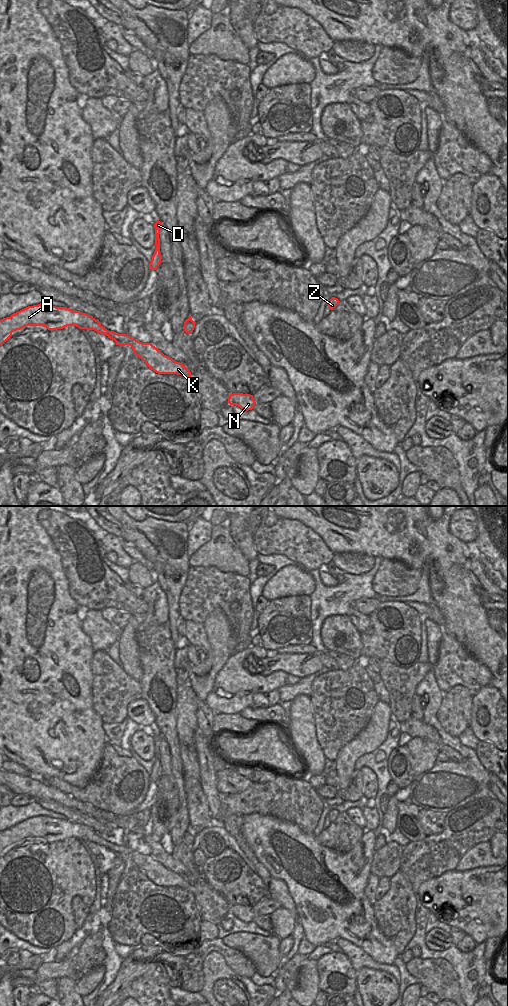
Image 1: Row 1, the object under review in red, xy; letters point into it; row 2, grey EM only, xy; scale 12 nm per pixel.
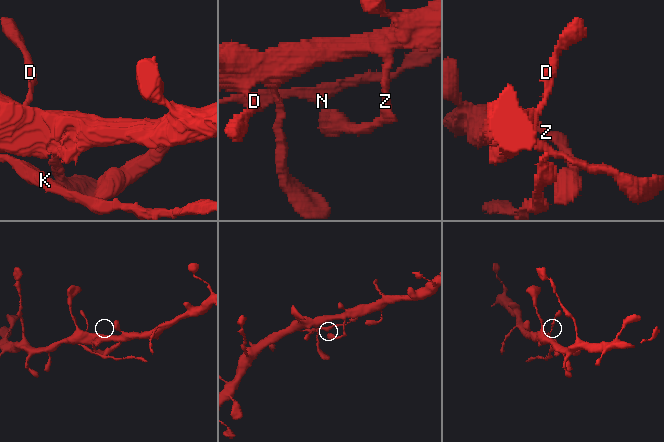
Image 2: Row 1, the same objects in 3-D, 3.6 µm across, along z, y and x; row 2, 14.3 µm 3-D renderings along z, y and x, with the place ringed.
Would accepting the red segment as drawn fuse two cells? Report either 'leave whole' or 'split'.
split

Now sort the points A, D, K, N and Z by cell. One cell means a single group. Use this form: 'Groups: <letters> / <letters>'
Groups: A D Z / K N.

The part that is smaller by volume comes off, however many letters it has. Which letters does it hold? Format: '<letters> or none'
K, N

